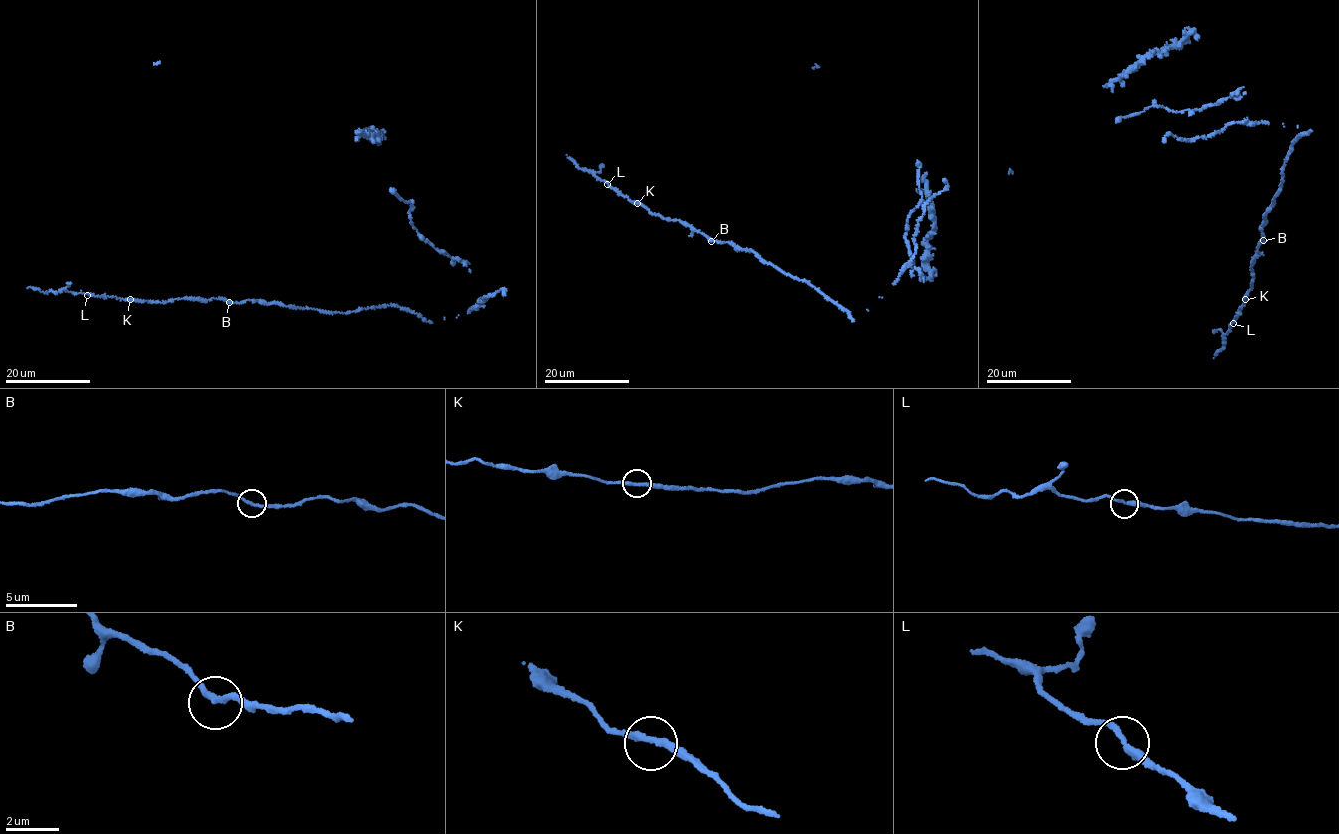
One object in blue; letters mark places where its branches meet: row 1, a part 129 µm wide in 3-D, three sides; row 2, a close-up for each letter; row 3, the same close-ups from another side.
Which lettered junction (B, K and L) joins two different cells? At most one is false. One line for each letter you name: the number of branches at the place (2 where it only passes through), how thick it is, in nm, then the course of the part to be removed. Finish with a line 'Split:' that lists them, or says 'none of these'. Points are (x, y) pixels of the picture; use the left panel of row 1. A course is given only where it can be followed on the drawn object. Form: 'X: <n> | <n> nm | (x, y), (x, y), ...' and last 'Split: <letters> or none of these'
Split: none of these

